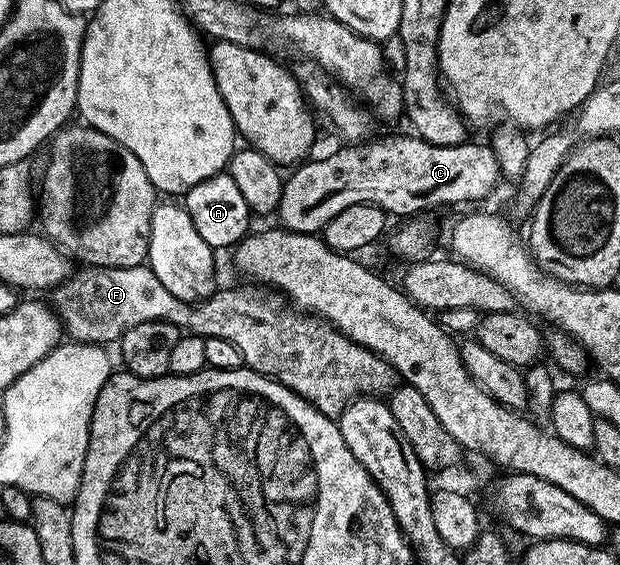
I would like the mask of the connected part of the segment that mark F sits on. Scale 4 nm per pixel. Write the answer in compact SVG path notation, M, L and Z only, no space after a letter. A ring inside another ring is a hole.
M143 264L128 268L88 266L75 269L69 280L54 287L48 302L62 321L63 331L76 342L117 343L124 336L124 332L128 332L128 328L136 328L136 324L145 322L170 322L178 327L179 331L199 334L201 338L228 340L228 344L236 344L243 363L249 369L284 384L284 388L296 392L304 400L308 400L308 404L312 404L321 414L332 419L337 419L338 415L344 412L347 404L354 399L363 396L386 396L395 386L399 385L400 376L392 368L391 362L384 361L378 353L356 344L321 317L291 308L290 316L280 318L280 312L278 312L278 320L268 318L268 320L248 320L246 322L242 318L244 312L238 310L238 300L246 300L246 310L250 304L254 306L250 310L256 310L258 300L254 298L256 288L253 285L242 285L246 286L238 286L234 290L215 289L213 296L208 300L193 303L176 300L176 296L172 296L172 292L168 292L168 288L164 288L164 284L160 284L160 280L156 280L149 265ZM236 324L242 330L234 332Z

